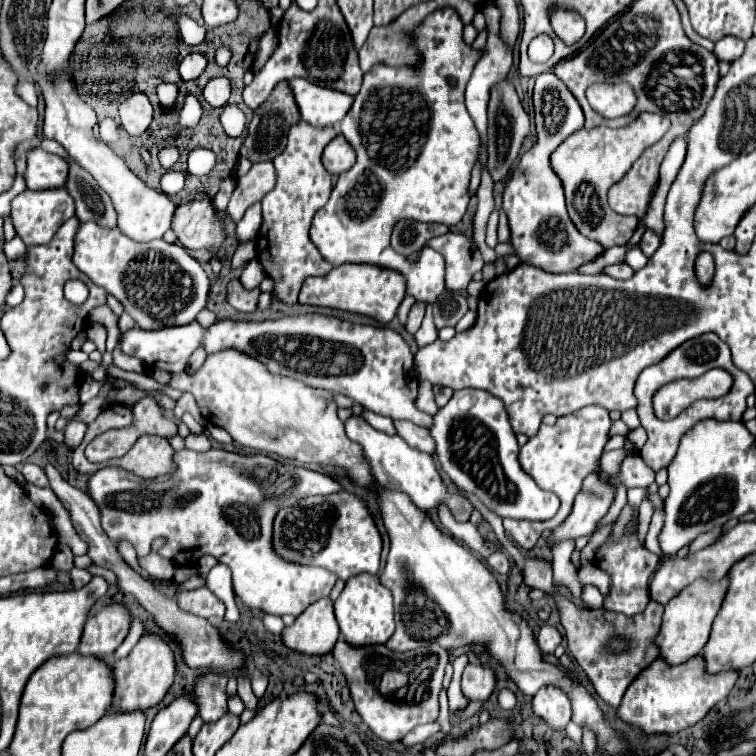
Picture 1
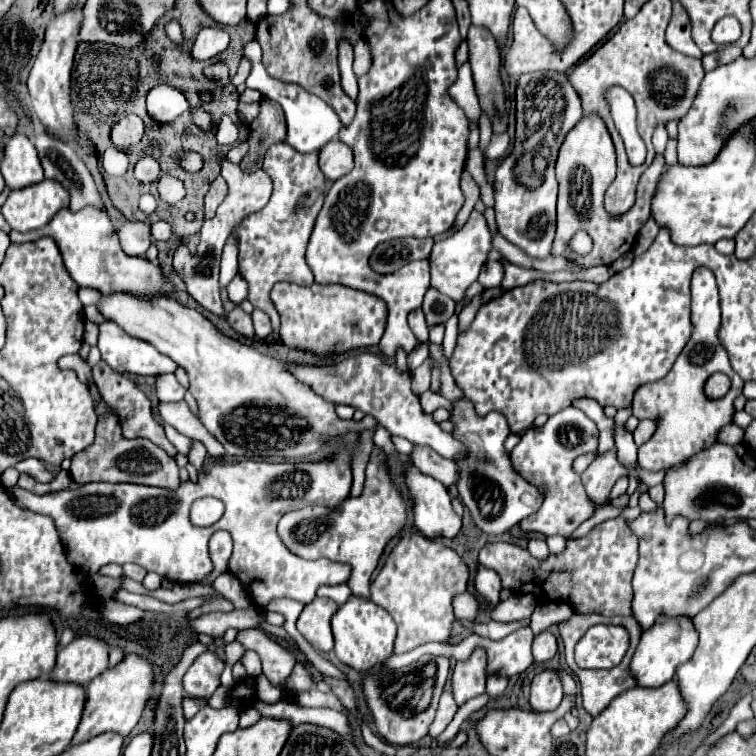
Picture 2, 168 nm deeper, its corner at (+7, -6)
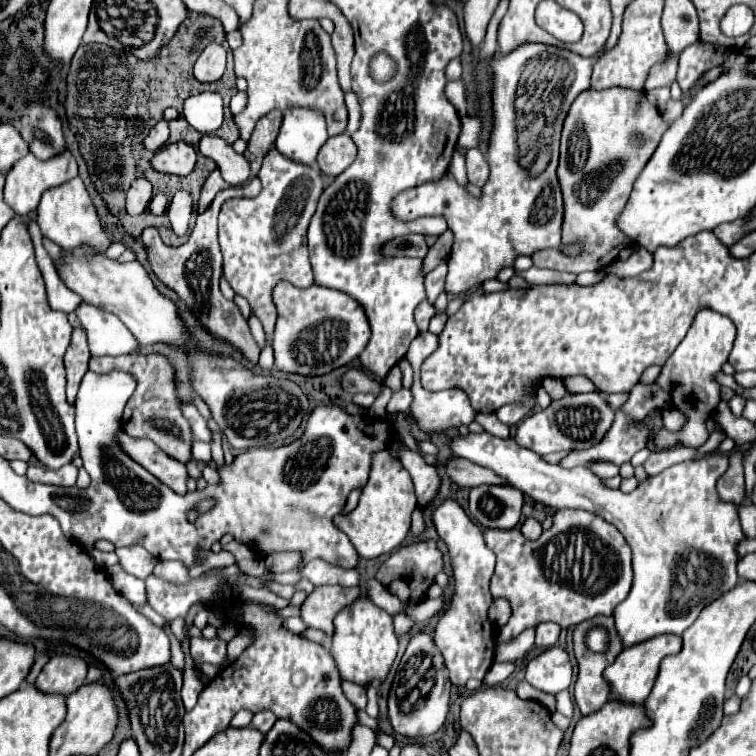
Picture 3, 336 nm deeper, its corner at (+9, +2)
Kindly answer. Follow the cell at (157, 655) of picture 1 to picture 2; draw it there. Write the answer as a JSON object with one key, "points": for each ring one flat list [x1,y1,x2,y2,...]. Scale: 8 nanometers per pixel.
{"points":[[136,654,126,656,112,670,106,670,100,676,96,676,86,686,86,702,84,702,84,710,82,710,80,728,76,730,70,744,76,746,80,742,88,742,88,738,96,738,104,732,116,732,120,736,130,734,130,730,138,724,142,710,152,694,152,678,154,678,152,664,142,660]]}

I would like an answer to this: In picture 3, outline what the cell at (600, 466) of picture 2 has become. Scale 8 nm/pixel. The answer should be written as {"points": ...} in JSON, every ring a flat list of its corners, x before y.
{"points":[[618,412,612,428,606,432,602,442,586,450,572,450,560,462,560,466,586,468,588,462,612,462,616,466,622,466,624,462,630,462,630,458,646,446,646,440,648,440,648,428,640,426,640,422,634,422]]}

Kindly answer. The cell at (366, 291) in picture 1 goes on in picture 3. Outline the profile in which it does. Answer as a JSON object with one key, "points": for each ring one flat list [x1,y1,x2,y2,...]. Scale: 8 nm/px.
{"points":[[280,280,272,292,278,320,272,336,274,366,284,372,302,376,322,376,354,360,370,340,370,322,364,308,344,292,312,284,310,288,296,288]]}

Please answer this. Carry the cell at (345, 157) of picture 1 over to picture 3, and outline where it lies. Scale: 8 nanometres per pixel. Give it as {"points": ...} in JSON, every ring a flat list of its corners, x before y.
{"points":[[338,134,326,140,318,152,318,166,328,176,338,176,344,172,356,158,356,144,348,134]]}

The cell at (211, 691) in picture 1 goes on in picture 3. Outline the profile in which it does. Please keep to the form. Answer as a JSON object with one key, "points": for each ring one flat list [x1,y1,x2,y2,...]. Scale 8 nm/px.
{"points":[[192,638,190,640,190,652,192,652,192,658,198,666,202,666,206,662,220,666,226,658,226,642,220,638,214,638,214,640]]}

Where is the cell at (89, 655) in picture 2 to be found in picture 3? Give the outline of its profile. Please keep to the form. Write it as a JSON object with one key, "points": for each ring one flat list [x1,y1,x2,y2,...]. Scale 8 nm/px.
{"points":[[56,654,38,674,36,686,42,692,58,692,68,696,86,682,86,674,88,662,84,658,72,654]]}

